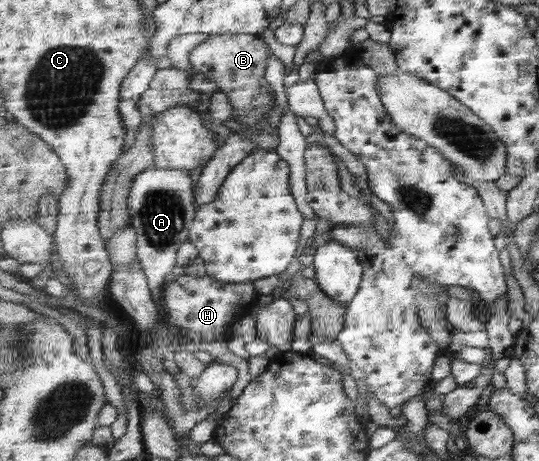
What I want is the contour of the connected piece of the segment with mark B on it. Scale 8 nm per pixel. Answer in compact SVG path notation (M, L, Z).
M210 35L191 55L191 67L202 73L210 82L217 85L217 90L226 93L233 107L232 119L246 127L241 134L256 144L256 149L276 150L280 146L279 130L273 128L267 120L270 110L276 106L274 94L266 82L266 66L273 55L261 36Z

